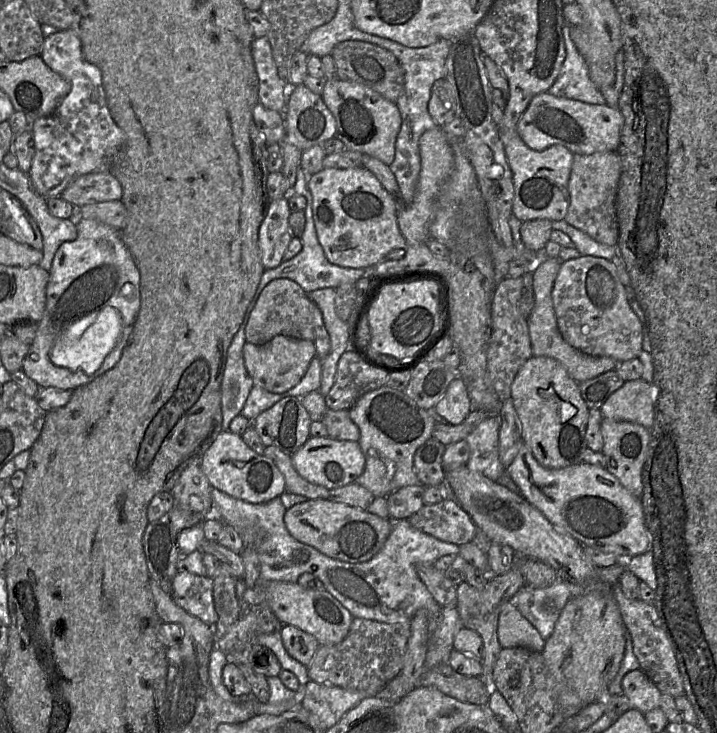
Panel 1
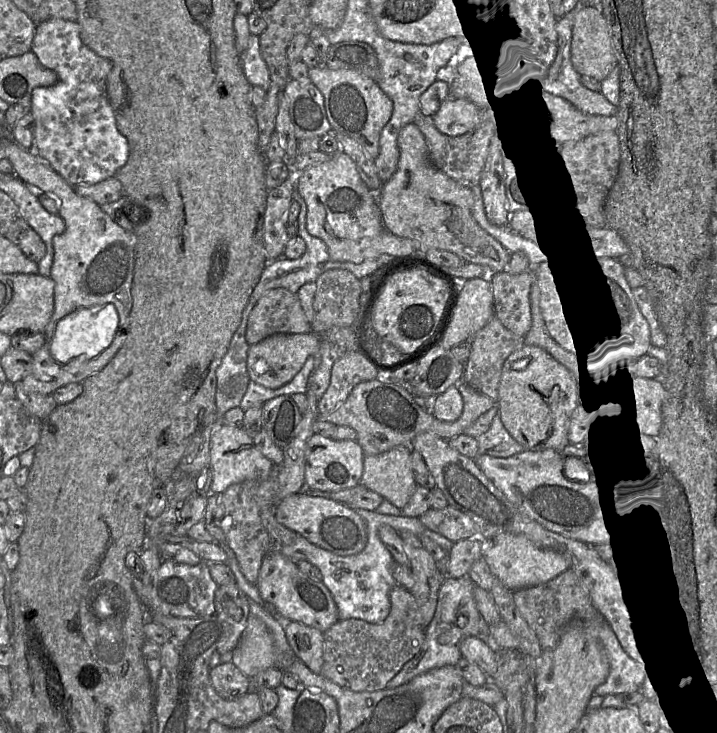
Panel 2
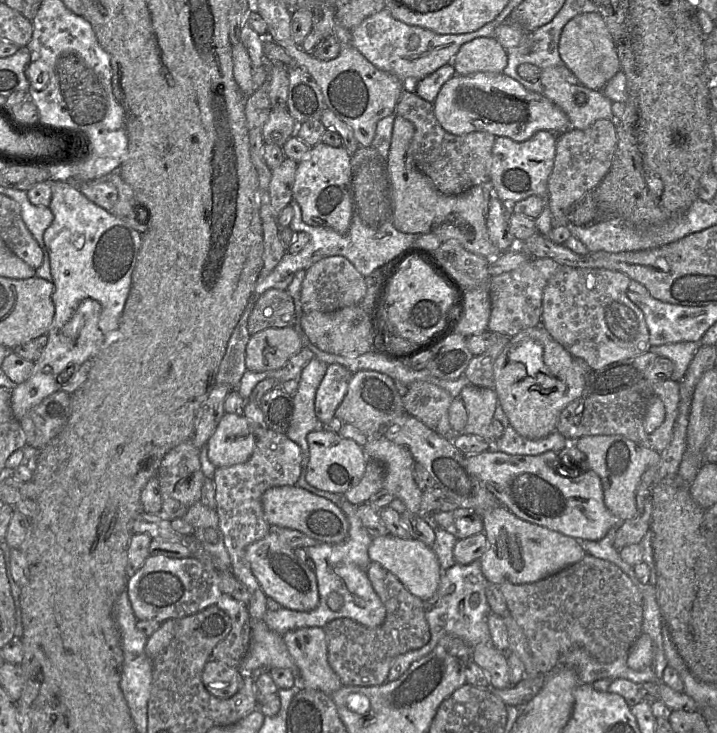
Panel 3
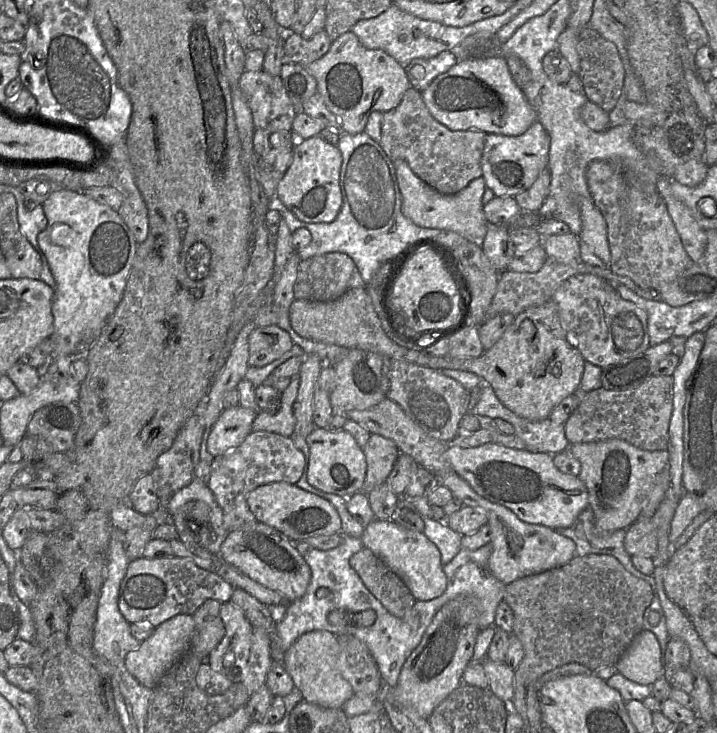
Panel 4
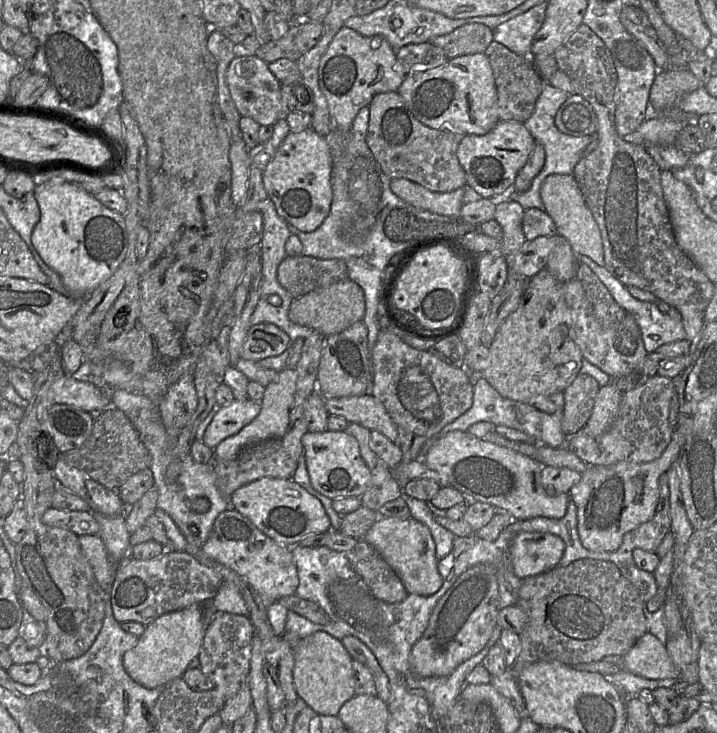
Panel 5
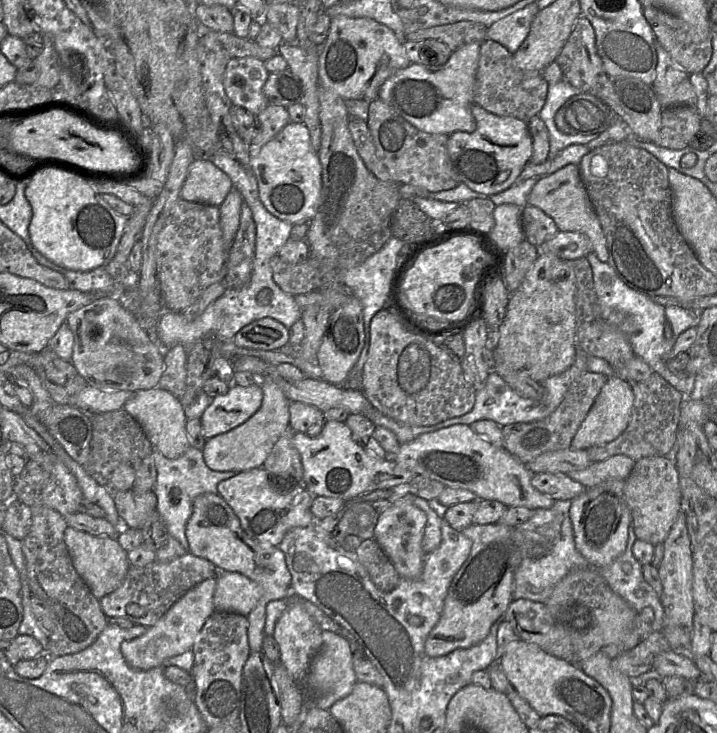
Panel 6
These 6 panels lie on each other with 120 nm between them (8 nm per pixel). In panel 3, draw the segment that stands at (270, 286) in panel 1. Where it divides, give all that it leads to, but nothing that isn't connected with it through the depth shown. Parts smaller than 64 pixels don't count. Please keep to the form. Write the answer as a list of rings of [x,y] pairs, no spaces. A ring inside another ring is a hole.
[[[269,289],[256,300],[248,318],[248,332],[256,334],[268,328],[292,327],[295,307],[284,290]]]

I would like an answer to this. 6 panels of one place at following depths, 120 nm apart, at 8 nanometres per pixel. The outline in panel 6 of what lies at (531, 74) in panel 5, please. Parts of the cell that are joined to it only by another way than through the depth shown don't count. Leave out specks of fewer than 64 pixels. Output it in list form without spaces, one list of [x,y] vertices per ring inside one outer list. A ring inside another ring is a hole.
[[[485,39],[481,43],[474,87],[474,103],[498,116],[516,117],[528,123],[545,104],[548,82],[538,71],[524,71],[513,63],[513,54],[500,43]]]

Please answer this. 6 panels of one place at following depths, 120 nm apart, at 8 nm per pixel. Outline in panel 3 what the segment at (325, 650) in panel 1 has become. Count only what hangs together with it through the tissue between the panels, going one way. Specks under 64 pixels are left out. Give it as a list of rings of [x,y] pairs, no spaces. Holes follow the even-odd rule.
[[[377,562],[369,563],[367,576],[386,608],[384,622],[370,628],[350,618],[339,618],[323,627],[327,637],[328,662],[345,686],[371,687],[386,683],[396,656],[419,649],[430,640],[423,600],[410,593],[394,574]]]

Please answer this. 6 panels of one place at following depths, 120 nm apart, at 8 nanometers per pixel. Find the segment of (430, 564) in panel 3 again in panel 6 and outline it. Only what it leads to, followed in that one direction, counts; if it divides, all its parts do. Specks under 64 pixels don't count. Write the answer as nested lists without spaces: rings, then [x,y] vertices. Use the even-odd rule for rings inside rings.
[[[400,493],[392,500],[391,506],[379,515],[374,539],[403,578],[416,579],[423,571],[425,552],[422,549],[422,540],[426,522],[425,512]]]

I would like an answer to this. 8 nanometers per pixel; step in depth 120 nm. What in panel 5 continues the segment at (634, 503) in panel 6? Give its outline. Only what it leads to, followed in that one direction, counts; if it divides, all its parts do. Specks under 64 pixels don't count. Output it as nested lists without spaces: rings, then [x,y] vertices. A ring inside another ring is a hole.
[[[665,472],[659,478],[659,499],[654,515],[632,531],[634,548],[655,552],[670,530],[670,490]]]

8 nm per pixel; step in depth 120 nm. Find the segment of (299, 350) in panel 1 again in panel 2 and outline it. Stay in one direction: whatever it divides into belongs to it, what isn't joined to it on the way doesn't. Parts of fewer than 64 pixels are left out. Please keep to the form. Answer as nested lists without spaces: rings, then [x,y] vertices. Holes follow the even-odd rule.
[[[275,333],[255,344],[249,345],[247,371],[251,381],[270,389],[277,389],[289,383],[303,367],[310,355],[318,352],[320,337],[315,333]]]

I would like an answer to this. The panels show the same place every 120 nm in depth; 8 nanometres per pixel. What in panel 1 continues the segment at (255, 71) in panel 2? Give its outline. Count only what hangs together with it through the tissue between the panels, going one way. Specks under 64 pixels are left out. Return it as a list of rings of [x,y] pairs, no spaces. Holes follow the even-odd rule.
[[[267,37],[254,38],[251,53],[258,76],[259,102],[284,115],[290,85],[280,78]]]

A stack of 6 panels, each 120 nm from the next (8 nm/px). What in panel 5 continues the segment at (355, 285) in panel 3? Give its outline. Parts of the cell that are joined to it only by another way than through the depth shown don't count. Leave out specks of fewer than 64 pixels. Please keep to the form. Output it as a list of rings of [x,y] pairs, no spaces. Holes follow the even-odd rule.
[[[286,256],[277,268],[278,282],[293,299],[345,278],[347,267],[340,259]]]

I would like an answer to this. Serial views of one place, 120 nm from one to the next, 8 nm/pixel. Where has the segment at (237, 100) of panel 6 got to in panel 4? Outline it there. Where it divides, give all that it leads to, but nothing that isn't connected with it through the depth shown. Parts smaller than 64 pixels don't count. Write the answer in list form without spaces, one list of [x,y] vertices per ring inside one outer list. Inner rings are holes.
[[[244,71],[238,82],[251,110],[255,128],[267,131],[292,131],[298,111],[293,106],[280,76],[260,71]]]

